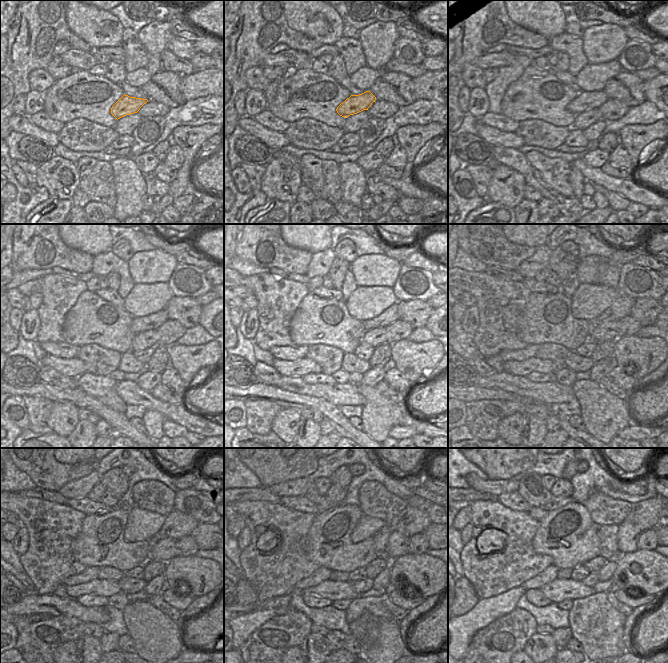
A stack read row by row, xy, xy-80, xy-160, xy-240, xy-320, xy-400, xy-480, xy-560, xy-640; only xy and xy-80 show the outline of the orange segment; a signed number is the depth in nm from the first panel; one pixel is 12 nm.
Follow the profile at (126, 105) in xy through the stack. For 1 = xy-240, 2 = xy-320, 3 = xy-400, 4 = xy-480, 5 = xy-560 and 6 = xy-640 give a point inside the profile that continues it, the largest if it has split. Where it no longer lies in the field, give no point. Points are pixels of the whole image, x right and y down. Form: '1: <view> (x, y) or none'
1: xy-240 (153, 321)
2: xy-320 (390, 315)
3: xy-400 (622, 306)
4: xy-480 (177, 524)
5: xy-560 (411, 521)
6: xy-640 (644, 515)

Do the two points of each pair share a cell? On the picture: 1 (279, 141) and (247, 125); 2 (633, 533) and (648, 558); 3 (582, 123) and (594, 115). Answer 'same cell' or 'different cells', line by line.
1: same cell
2: different cells
3: same cell

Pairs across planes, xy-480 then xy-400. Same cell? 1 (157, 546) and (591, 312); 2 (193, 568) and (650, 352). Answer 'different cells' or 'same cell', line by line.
1: different cells
2: same cell

